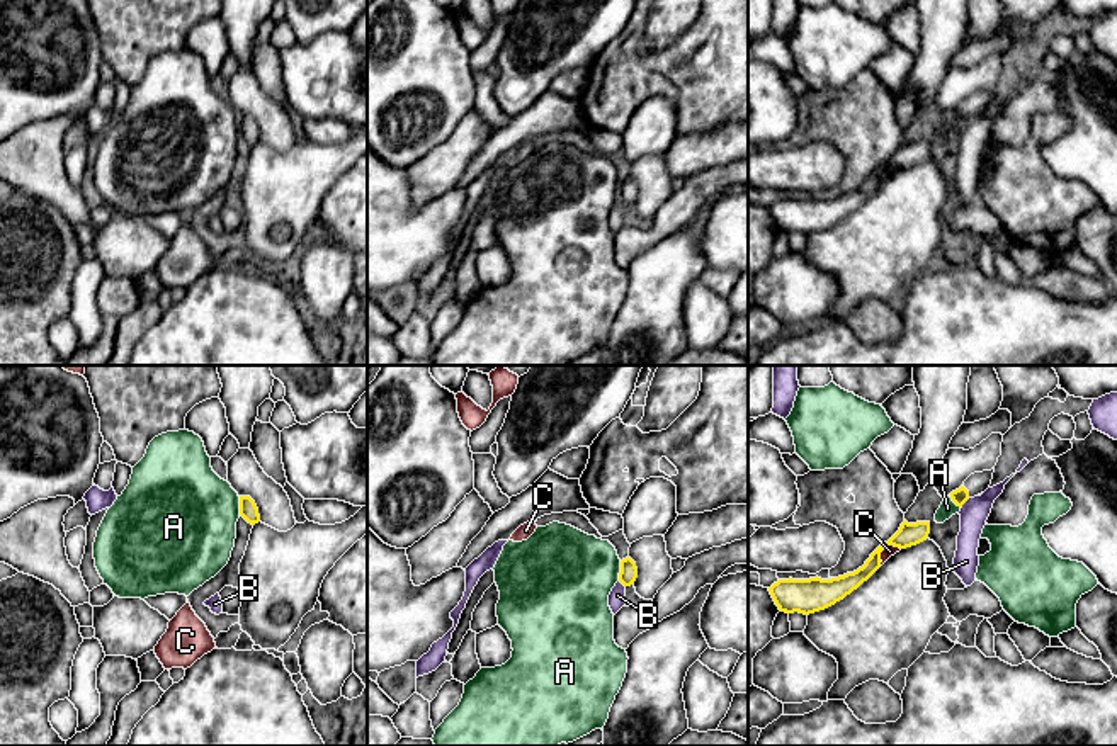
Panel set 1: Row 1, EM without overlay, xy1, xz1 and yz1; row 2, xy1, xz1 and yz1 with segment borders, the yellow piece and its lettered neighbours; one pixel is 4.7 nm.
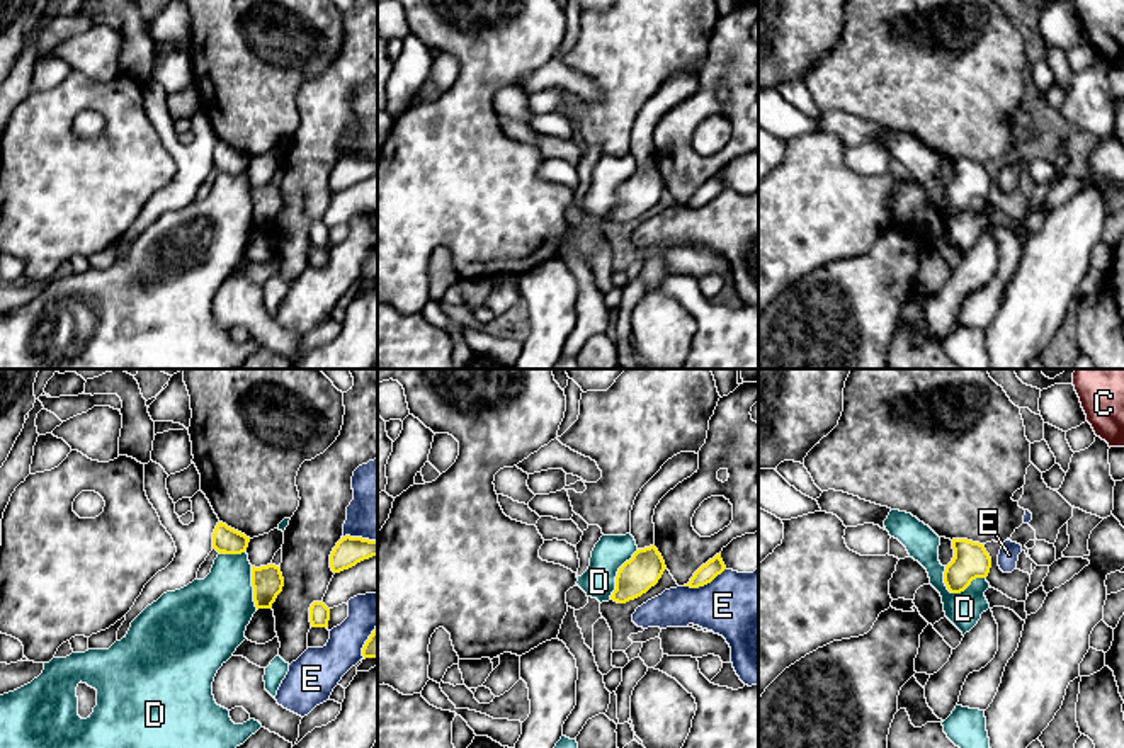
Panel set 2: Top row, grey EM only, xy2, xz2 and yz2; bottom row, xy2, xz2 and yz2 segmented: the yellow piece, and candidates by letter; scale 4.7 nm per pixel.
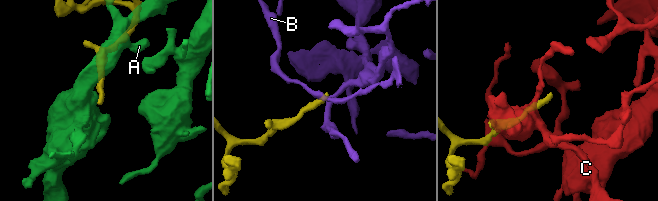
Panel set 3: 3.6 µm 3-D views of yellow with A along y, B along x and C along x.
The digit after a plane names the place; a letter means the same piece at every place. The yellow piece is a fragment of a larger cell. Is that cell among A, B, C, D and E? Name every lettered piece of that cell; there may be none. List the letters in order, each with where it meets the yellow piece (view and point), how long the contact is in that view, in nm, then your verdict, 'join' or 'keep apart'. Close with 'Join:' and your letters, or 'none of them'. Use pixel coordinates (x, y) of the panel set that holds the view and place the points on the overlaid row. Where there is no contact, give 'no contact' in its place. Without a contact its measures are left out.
A: xz1 (621, 571) | 100 nm | keep apart
B: yz1 (964, 502) | 70 nm | keep apart
C: yz1 (884, 548) | 130 nm | keep apart
D: yz2 (958, 592) | 220 nm | keep apart
E: xz2 (704, 583) | 220 nm | keep apart
Join: none of them

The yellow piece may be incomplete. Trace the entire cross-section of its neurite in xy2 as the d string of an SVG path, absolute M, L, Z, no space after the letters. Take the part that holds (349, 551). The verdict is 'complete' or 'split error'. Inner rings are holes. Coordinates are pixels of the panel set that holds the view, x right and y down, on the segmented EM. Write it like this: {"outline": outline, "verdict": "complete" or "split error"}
{"outline": "M345 536L330 554L330 568L340 573L372 556L378 556L378 541Z", "verdict": "complete"}

